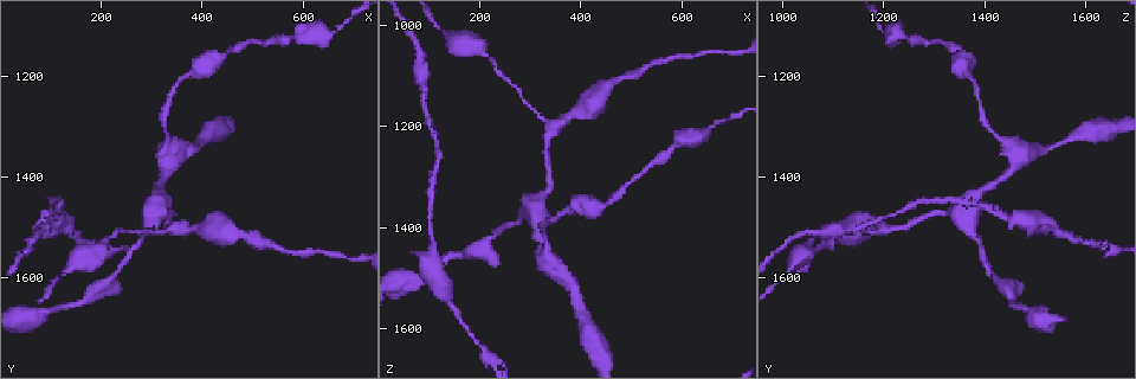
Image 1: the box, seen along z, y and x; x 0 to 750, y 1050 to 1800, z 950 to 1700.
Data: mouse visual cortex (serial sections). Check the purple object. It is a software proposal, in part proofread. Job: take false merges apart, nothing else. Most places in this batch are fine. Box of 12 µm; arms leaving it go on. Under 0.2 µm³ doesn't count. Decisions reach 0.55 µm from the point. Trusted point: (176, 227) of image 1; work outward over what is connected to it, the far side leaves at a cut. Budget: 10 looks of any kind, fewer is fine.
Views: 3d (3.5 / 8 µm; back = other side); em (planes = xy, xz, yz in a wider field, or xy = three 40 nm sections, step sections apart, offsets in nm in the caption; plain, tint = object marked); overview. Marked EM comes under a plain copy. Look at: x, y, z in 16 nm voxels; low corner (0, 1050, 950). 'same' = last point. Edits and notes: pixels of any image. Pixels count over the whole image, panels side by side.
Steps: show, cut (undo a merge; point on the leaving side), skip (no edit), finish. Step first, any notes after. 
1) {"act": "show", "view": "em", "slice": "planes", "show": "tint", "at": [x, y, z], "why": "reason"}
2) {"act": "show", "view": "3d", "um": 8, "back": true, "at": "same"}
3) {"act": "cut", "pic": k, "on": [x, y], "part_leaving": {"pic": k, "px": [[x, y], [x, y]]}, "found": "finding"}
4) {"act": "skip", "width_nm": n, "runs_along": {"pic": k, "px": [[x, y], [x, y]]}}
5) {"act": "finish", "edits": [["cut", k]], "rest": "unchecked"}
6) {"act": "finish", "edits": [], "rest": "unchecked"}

{"act": "show", "view": "em", "slice": "xy", "step": 1, "show": "tint", "at": [455, 1510, 1125], "why": "calibre changes"}

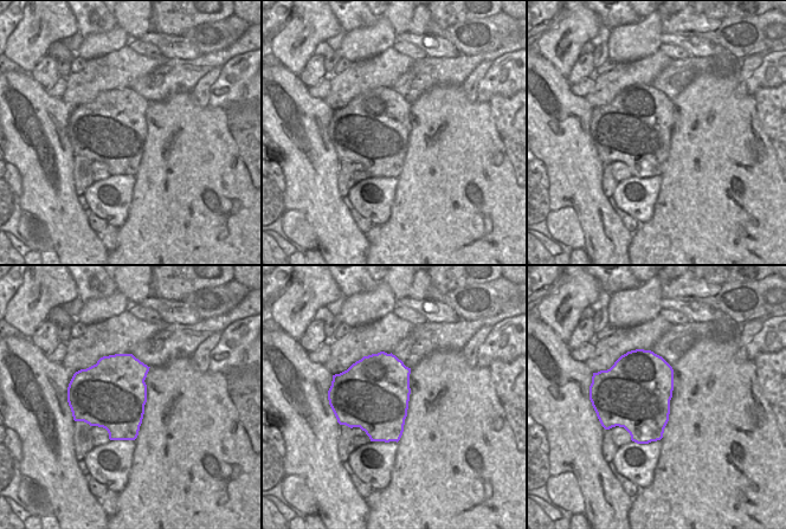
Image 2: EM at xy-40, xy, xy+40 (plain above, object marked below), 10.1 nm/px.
{"act": "show", "view": "3d", "um": 3.5, "at": "same"}

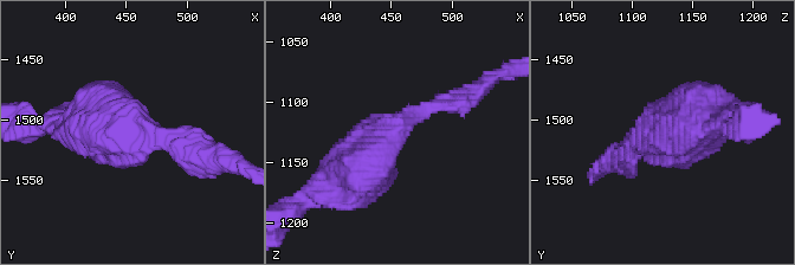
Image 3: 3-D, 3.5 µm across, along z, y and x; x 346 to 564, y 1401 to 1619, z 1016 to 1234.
{"act": "skip", "runs_along": {"pic": 3, "px": [[331, 185], [389, 130], [461, 101]]}, "found": "all the same cell"}

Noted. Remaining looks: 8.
{"act": "show", "view": "3d", "um": 8, "back": true, "at": [325, 1385, 1465], "why": "calibre changes"}

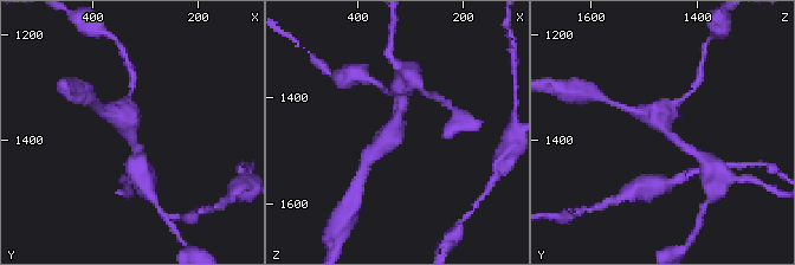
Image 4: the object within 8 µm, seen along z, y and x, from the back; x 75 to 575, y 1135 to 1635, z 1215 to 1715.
{"act": "show", "view": "em", "slice": "xy", "step": 3, "show": "tint", "at": [330, 1380, 1465], "arms": 3, "arm_widths_nm": [200, 250, 400], "why": "need the tissue"}

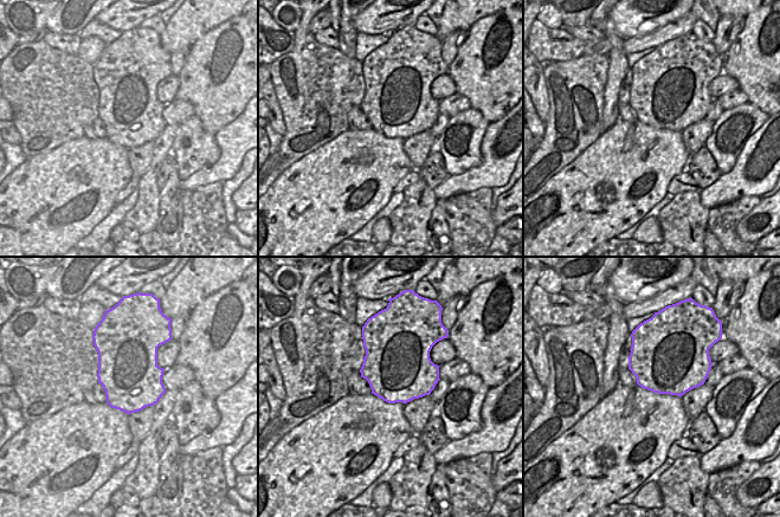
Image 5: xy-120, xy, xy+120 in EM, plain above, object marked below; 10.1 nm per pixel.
{"act": "skip", "runs_along": {"pic": 4, "px": [[134, 146], [129, 134], [129, 97]]}, "found": "one cell here"}

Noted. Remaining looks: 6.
{"act": "show", "view": "3d", "um": 3.5, "at": [455, 1150, 1350], "why": "a narrow waist"}

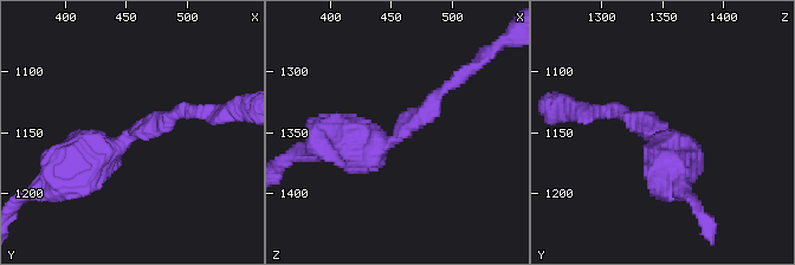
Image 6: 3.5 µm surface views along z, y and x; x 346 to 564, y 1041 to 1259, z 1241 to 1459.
{"act": "show", "view": "em", "slice": "xy", "step": 3, "show": "tint", "at": [454, 1150, 1354], "arm_widths_nm": [250, 600]}

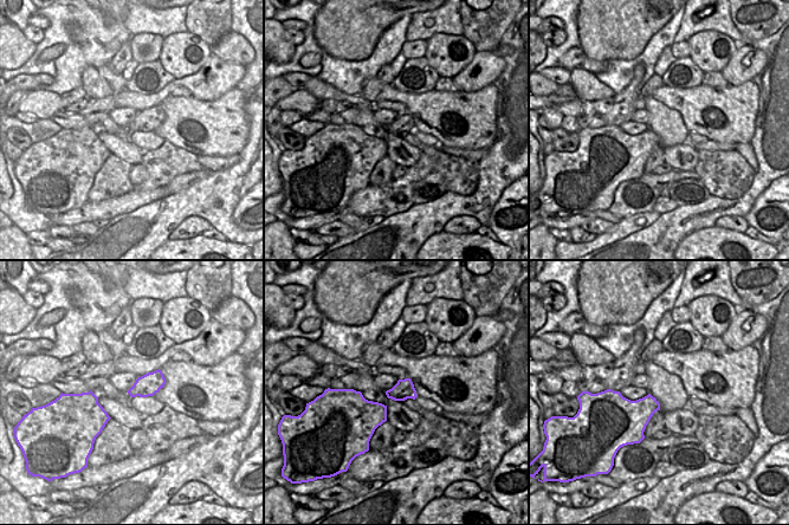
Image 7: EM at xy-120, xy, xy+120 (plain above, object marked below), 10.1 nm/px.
{"act": "skip", "runs_along": {"pic": 6, "px": [[66, 176], [135, 129], [186, 111]]}, "found": "all the same cell"}

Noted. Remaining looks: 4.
{"act": "show", "view": "3d", "um": 3.5, "at": [655, 1115, 1205], "why": "calibre changes"}

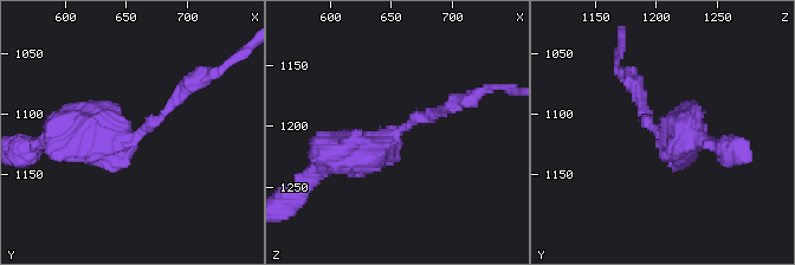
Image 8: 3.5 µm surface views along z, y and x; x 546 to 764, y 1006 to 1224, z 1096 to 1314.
{"act": "skip", "arm_widths_nm": [150, 500], "runs_along": {"pic": 8, "px": [[325, 163], [380, 149], [415, 118], [456, 103]]}, "found": "continuous, no second cell"}

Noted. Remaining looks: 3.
{"act": "finish", "edits": [], "rest": "unchecked"}

